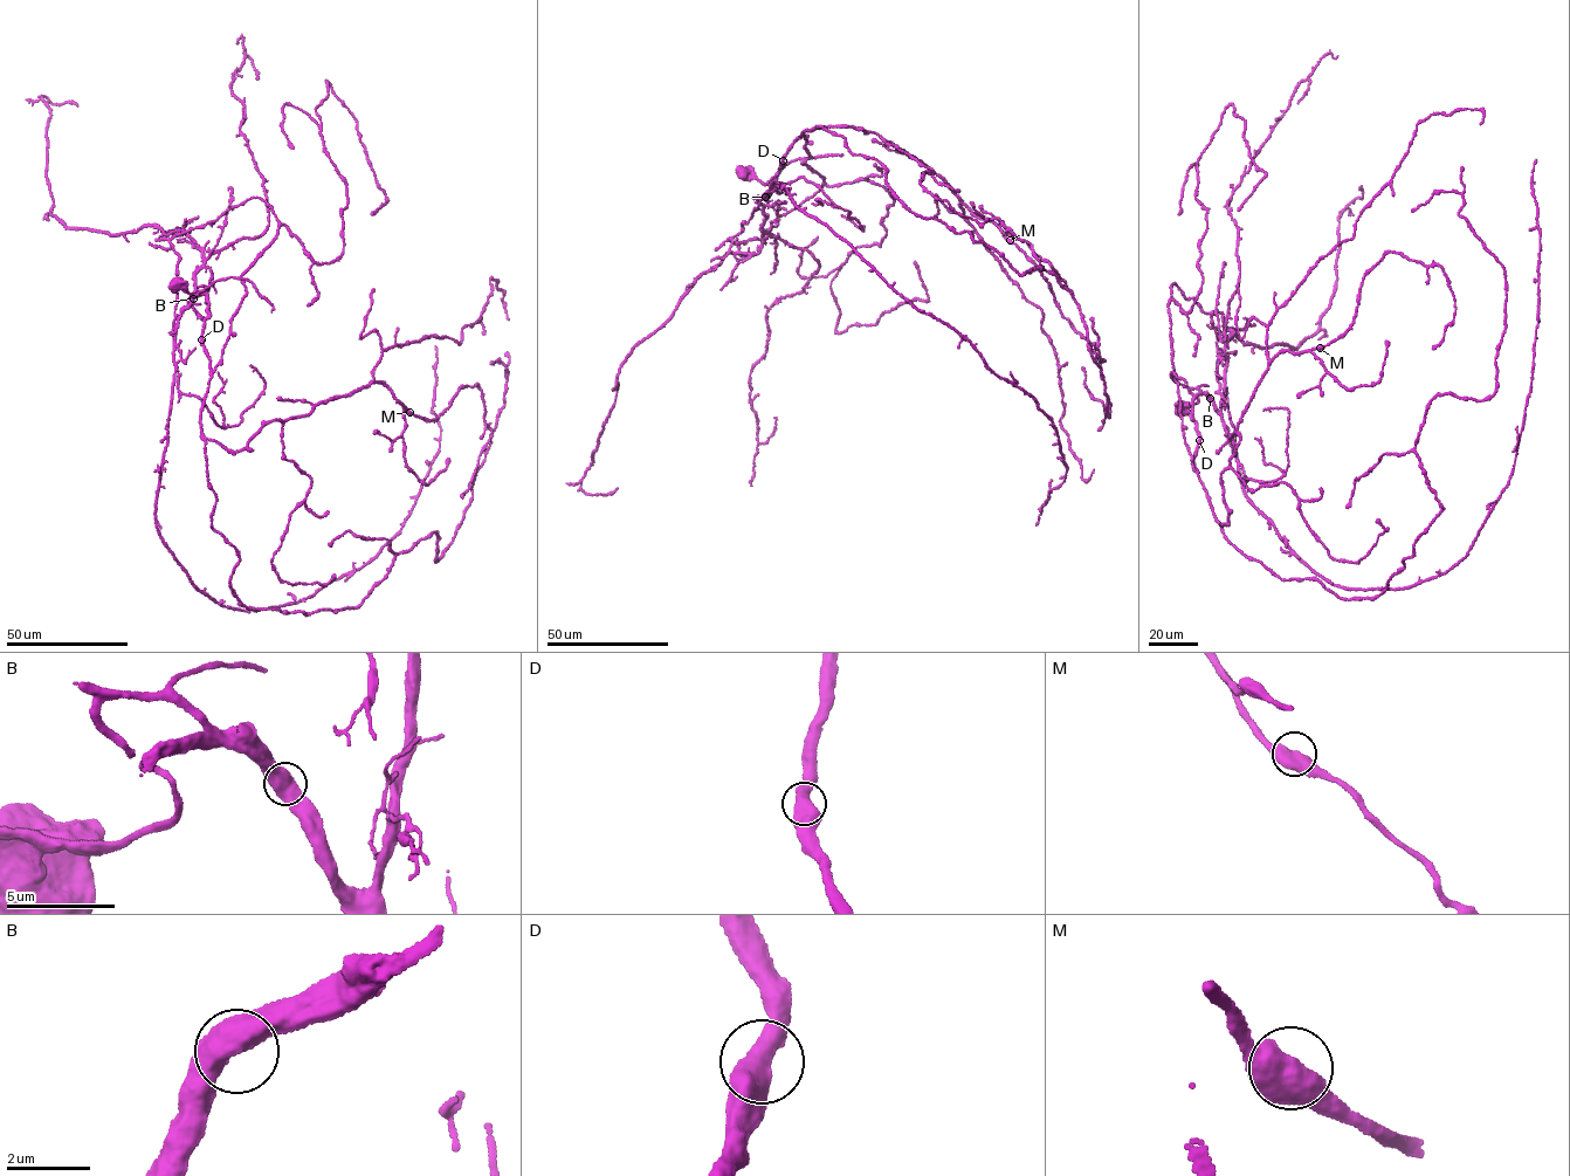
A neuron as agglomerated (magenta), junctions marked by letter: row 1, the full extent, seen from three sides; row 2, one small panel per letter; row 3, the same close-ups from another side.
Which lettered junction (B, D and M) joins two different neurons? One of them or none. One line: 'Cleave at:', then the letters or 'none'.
Cleave at: none

